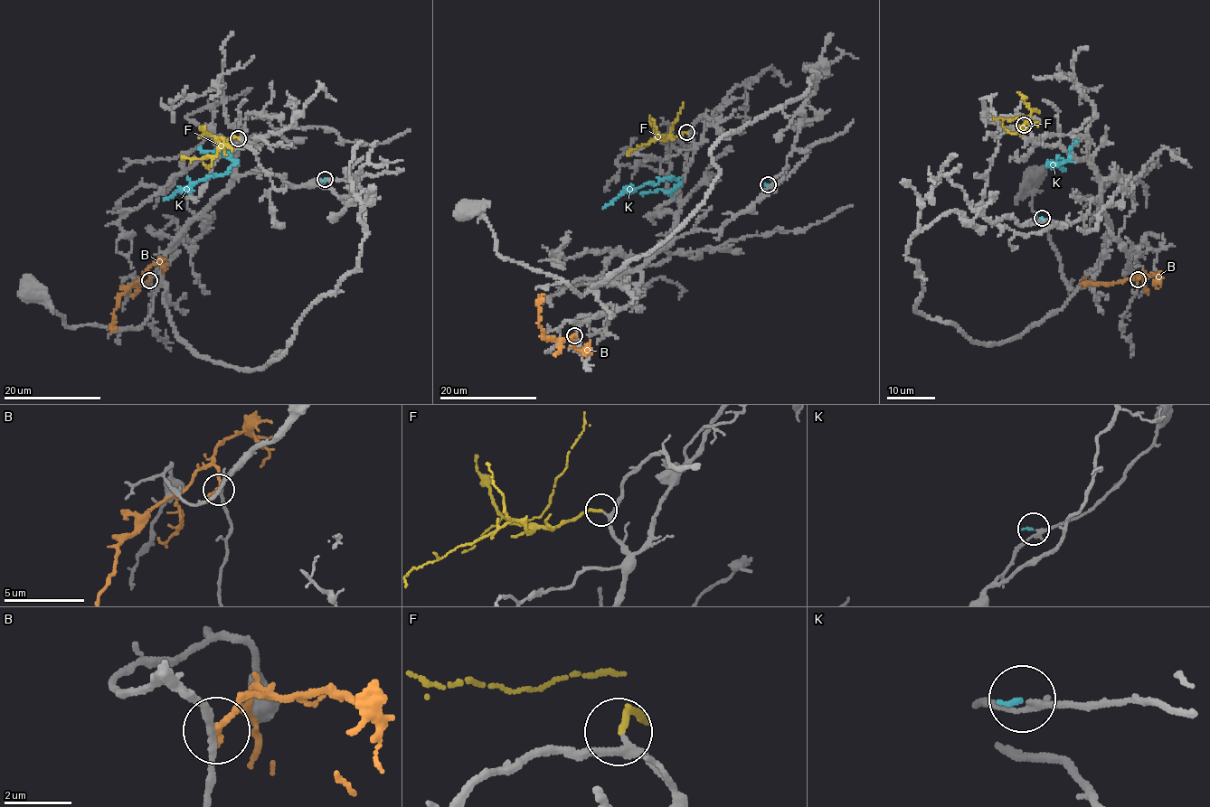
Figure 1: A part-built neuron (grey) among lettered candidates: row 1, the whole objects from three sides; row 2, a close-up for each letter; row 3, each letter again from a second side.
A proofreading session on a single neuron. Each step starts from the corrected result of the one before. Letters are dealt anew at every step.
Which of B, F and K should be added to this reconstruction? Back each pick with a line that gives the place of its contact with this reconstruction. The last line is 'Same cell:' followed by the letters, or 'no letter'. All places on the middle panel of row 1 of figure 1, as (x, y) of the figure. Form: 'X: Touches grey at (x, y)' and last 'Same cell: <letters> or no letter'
F: Touches grey at (686, 132)
Same cell: F

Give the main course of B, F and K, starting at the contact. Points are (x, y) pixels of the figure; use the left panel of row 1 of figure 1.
B: (150, 279), (149, 274), (146, 273), (118, 297), (113, 313), (112, 327), (116, 323)
F: (238, 138), (231, 136), (219, 144), (217, 154), (211, 157), (183, 157), (182, 160)
K: (326, 179), (236, 164), (223, 174), (198, 180), (164, 200)

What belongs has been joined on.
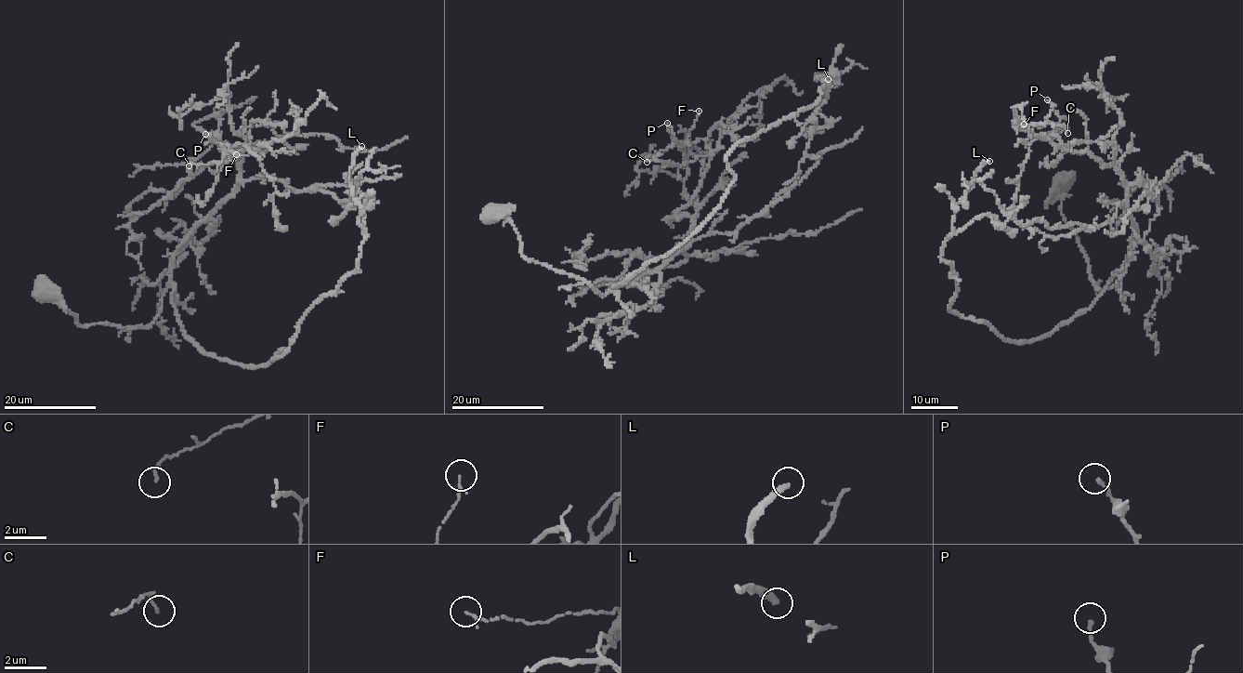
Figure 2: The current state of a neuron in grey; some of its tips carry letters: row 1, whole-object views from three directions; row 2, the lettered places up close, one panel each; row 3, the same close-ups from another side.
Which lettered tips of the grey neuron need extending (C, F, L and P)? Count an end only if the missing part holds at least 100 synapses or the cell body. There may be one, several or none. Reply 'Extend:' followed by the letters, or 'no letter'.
Extend: L

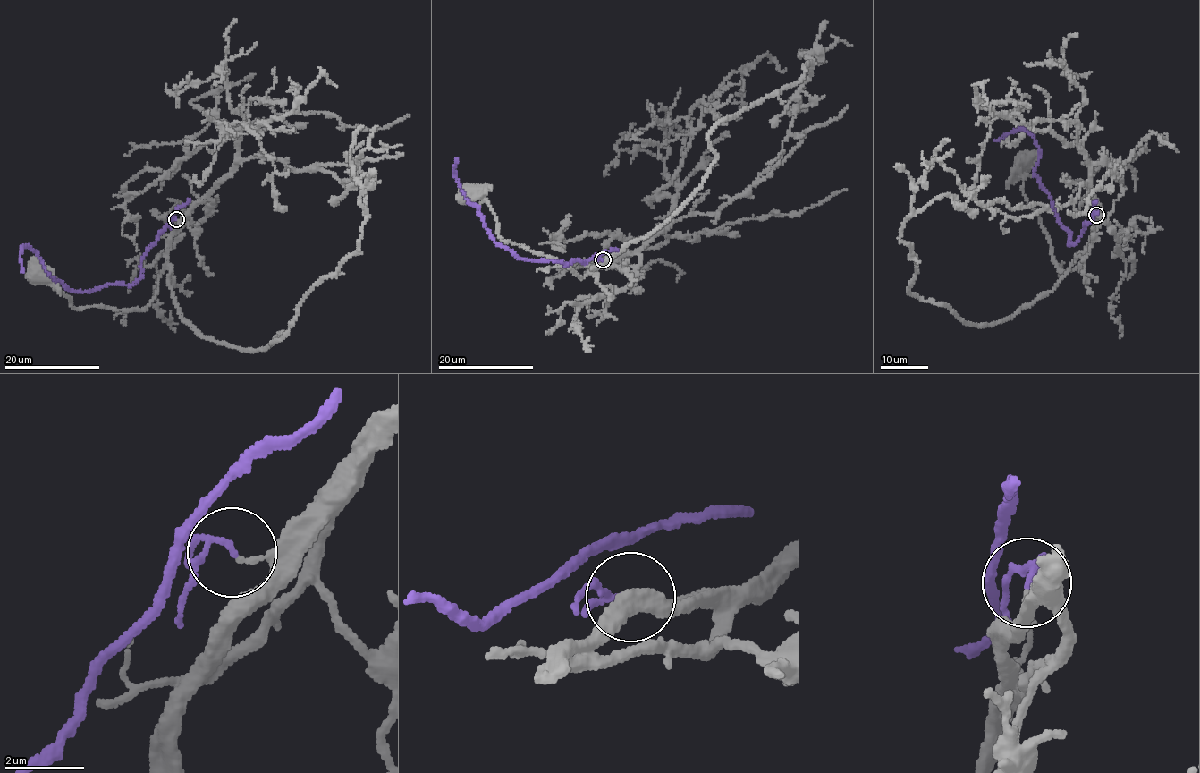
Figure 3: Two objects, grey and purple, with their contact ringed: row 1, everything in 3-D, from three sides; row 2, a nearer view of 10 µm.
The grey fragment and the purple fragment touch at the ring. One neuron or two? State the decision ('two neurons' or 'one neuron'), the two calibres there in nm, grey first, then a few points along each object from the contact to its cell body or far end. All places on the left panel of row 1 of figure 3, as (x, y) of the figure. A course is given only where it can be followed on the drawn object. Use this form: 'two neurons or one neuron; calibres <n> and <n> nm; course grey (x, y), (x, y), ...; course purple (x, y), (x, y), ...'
two neurons; calibres 110 and 110 nm; course grey (176, 220), (181, 224), (170, 238), (167, 264), (147, 307), (76, 308), (59, 291), (54, 274), (37, 273); course purple (176, 219), (147, 251), (141, 276), (130, 285), (67, 288), (28, 246), (20, 259), (24, 273)

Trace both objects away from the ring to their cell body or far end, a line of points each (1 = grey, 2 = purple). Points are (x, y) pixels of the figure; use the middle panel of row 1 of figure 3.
1: (603, 260), (607, 262), (583, 277), (551, 257), (502, 241), (485, 192), (469, 188), (468, 192)
2: (603, 259), (595, 256), (565, 266), (518, 259), (498, 245), (460, 187), (454, 165), (458, 158)

